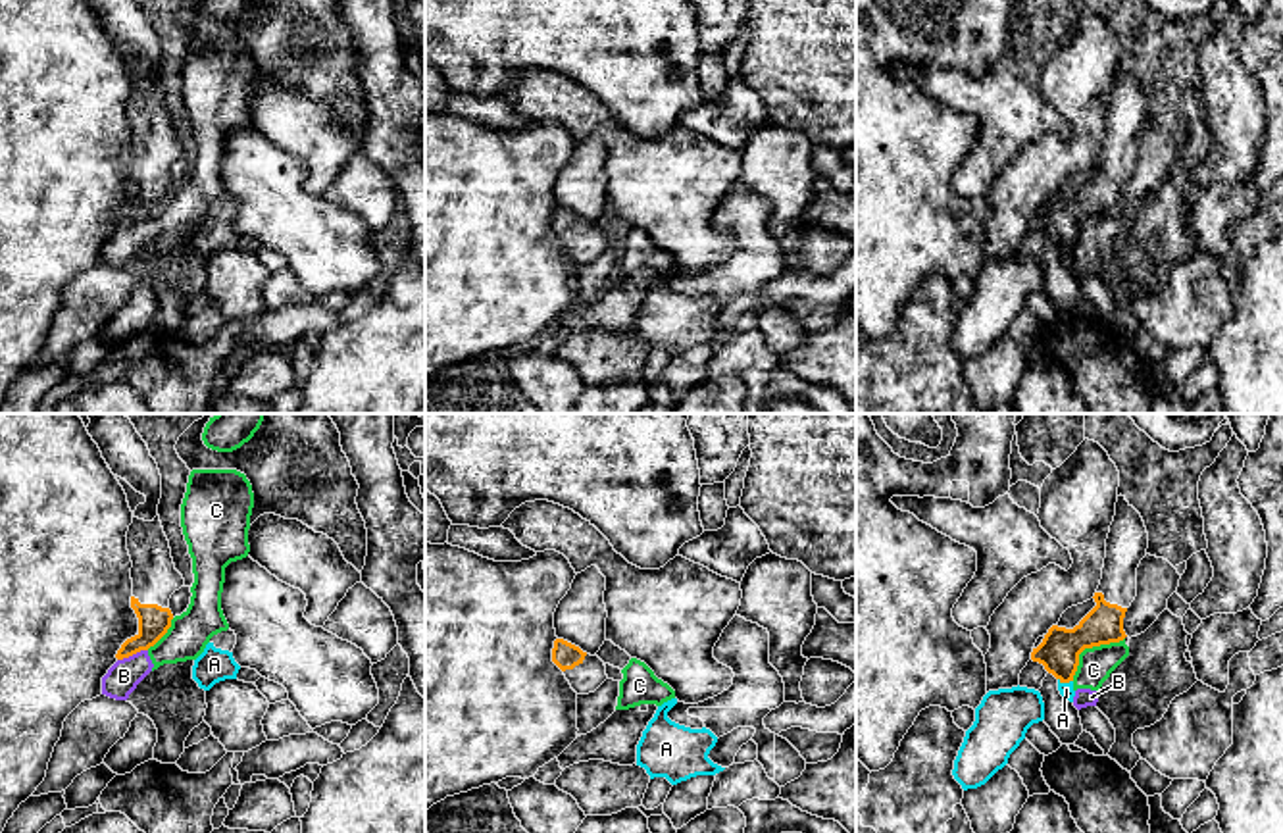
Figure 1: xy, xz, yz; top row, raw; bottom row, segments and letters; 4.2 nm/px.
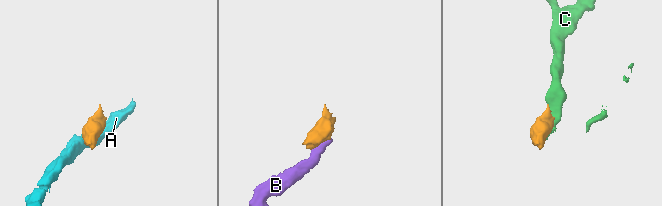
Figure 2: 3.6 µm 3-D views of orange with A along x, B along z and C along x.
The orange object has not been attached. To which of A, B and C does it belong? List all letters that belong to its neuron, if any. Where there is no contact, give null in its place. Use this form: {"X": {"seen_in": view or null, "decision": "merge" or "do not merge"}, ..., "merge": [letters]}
{"A": {"seen_in": "yz", "decision": "do not merge"}, "B": {"seen_in": "xy", "decision": "do not merge"}, "C": {"seen_in": "yz", "decision": "do not merge"}, "merge": []}

